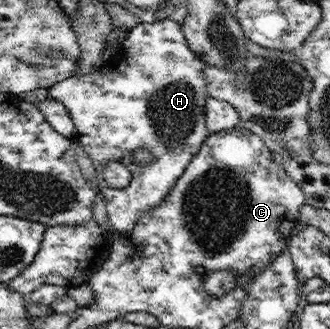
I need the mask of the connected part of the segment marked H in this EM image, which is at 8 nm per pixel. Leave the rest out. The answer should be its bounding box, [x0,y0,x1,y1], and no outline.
[47,18,209,233]

